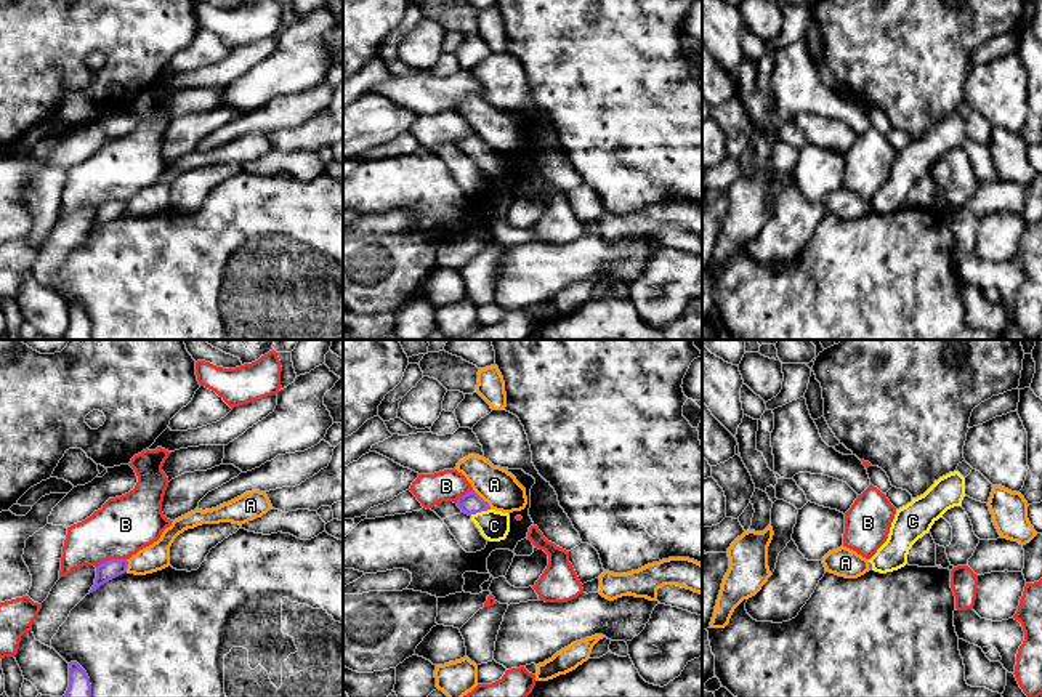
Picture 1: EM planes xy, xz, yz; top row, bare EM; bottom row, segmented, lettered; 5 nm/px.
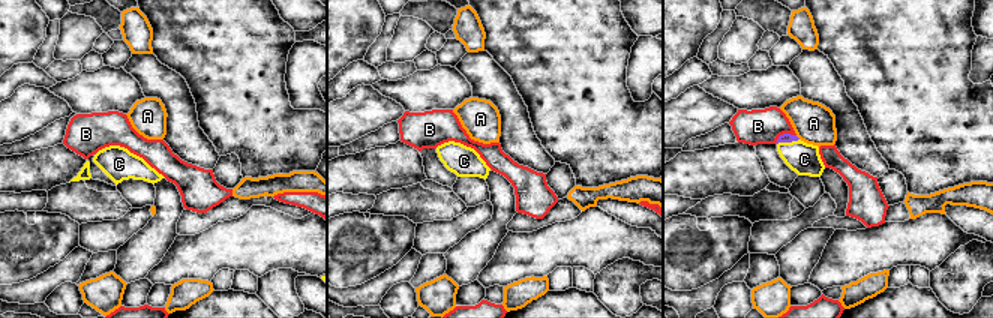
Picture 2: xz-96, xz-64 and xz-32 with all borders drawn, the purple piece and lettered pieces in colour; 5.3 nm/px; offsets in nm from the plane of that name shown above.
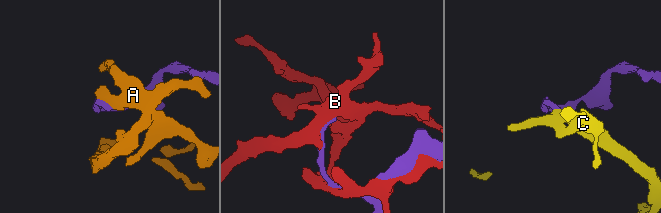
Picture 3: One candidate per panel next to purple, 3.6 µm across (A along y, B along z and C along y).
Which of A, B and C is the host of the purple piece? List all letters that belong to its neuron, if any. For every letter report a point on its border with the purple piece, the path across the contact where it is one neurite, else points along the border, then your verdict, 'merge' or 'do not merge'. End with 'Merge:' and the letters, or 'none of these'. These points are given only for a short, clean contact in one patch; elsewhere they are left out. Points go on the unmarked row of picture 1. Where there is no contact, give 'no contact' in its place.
A: xz (481, 140) | along xz (473, 130), (491, 149) | do not merge
B: xy (111, 201) | do not merge
C: xz (480, 153) | across xz (470, 145), (480, 153), (494, 167) | merge
Merge: C

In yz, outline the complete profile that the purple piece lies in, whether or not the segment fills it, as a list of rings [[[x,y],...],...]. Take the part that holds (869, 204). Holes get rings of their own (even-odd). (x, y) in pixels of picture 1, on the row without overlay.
[[[954,112],[935,122],[923,136],[896,151],[888,179],[869,200],[869,210],[887,215],[904,208],[912,186],[928,175],[947,151],[962,147],[963,138],[965,119]]]

